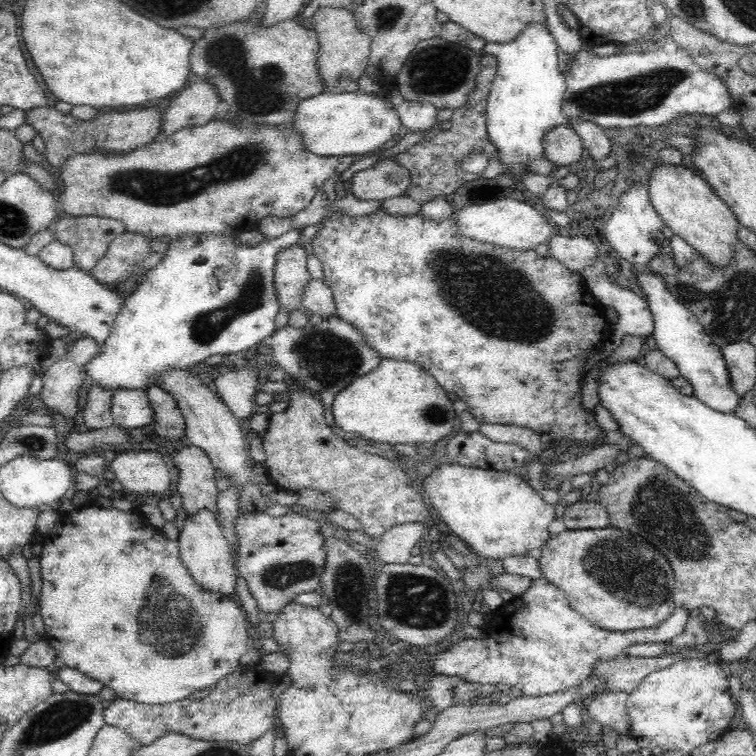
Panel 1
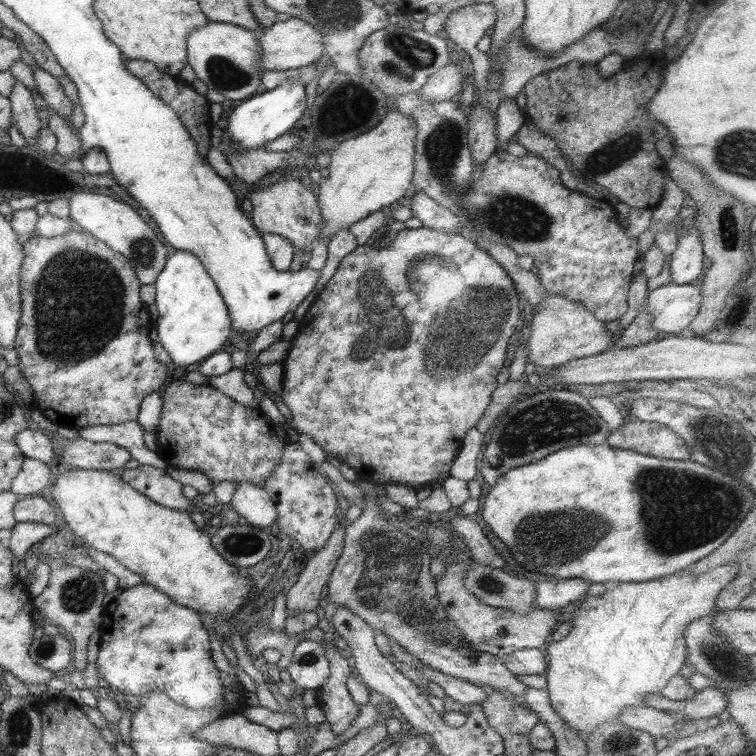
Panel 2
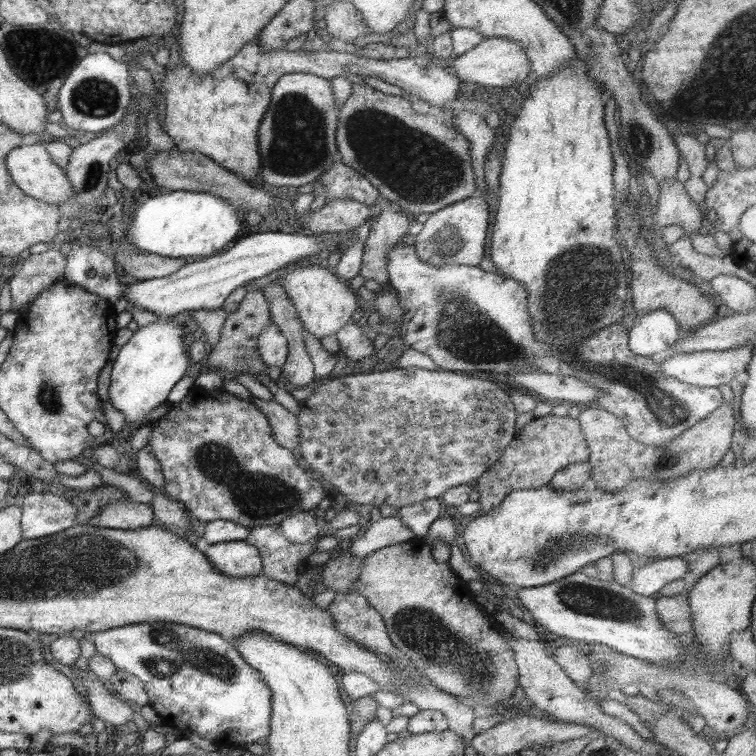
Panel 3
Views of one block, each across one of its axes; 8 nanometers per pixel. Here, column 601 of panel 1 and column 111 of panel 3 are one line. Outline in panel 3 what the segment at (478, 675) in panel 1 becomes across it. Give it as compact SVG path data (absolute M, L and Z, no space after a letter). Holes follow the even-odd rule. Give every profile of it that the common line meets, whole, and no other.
M160 621L153 623L144 622L101 630L91 633L90 638L94 640L97 652L109 658L117 670L129 672L129 674L136 676L136 678L142 682L143 688L149 699L149 706L163 719L164 723L170 726L170 728L178 732L200 732L202 738L216 742L217 745L220 744L222 750L235 749L239 745L256 744L260 738L269 736L271 732L270 723L272 715L272 698L269 687L261 678L260 672L255 669L253 670L248 665L248 662L244 660L243 656L240 656L240 653L236 650L236 646L226 641L220 634L175 622Z

